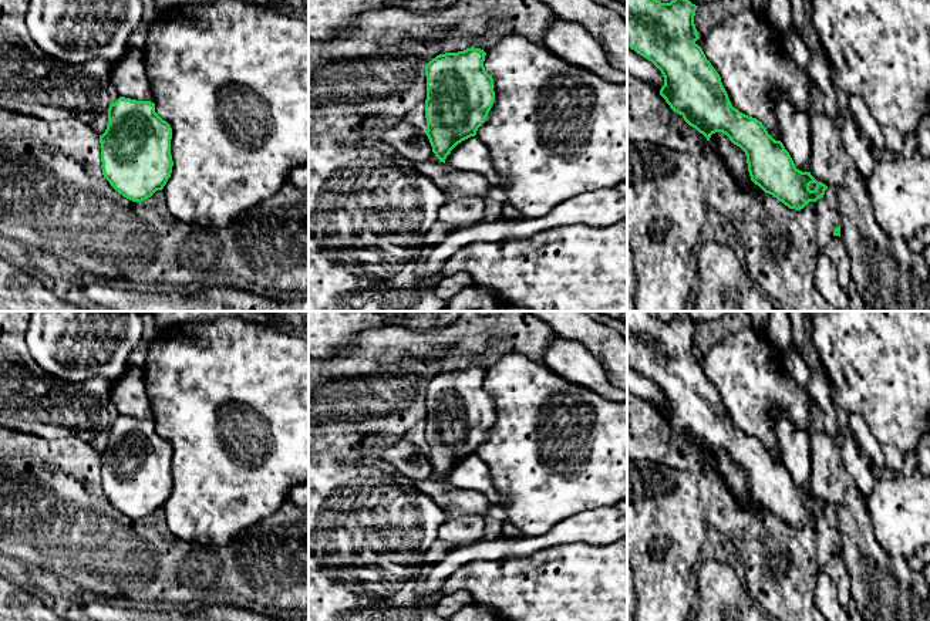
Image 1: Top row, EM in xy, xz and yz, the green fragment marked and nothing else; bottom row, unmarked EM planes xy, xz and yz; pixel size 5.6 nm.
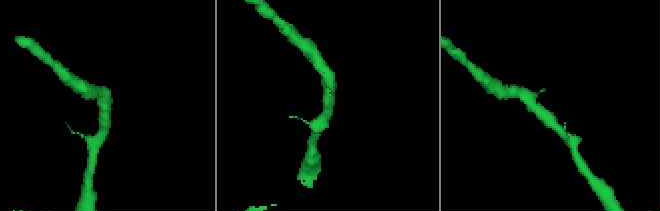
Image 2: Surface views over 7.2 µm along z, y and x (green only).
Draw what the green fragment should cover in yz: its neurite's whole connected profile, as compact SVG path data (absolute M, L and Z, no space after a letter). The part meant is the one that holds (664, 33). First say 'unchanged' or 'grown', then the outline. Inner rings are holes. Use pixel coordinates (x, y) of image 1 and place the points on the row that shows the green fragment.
unchanged; M627 0L627 45L651 61L663 74L660 95L684 121L707 141L715 132L725 134L747 155L751 180L789 209L801 210L809 202L823 198L828 186L811 172L799 171L781 141L775 141L757 118L735 109L721 82L720 74L695 43L698 31L694 16L698 6L690 0Z

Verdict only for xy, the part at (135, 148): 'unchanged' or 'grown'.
unchanged

